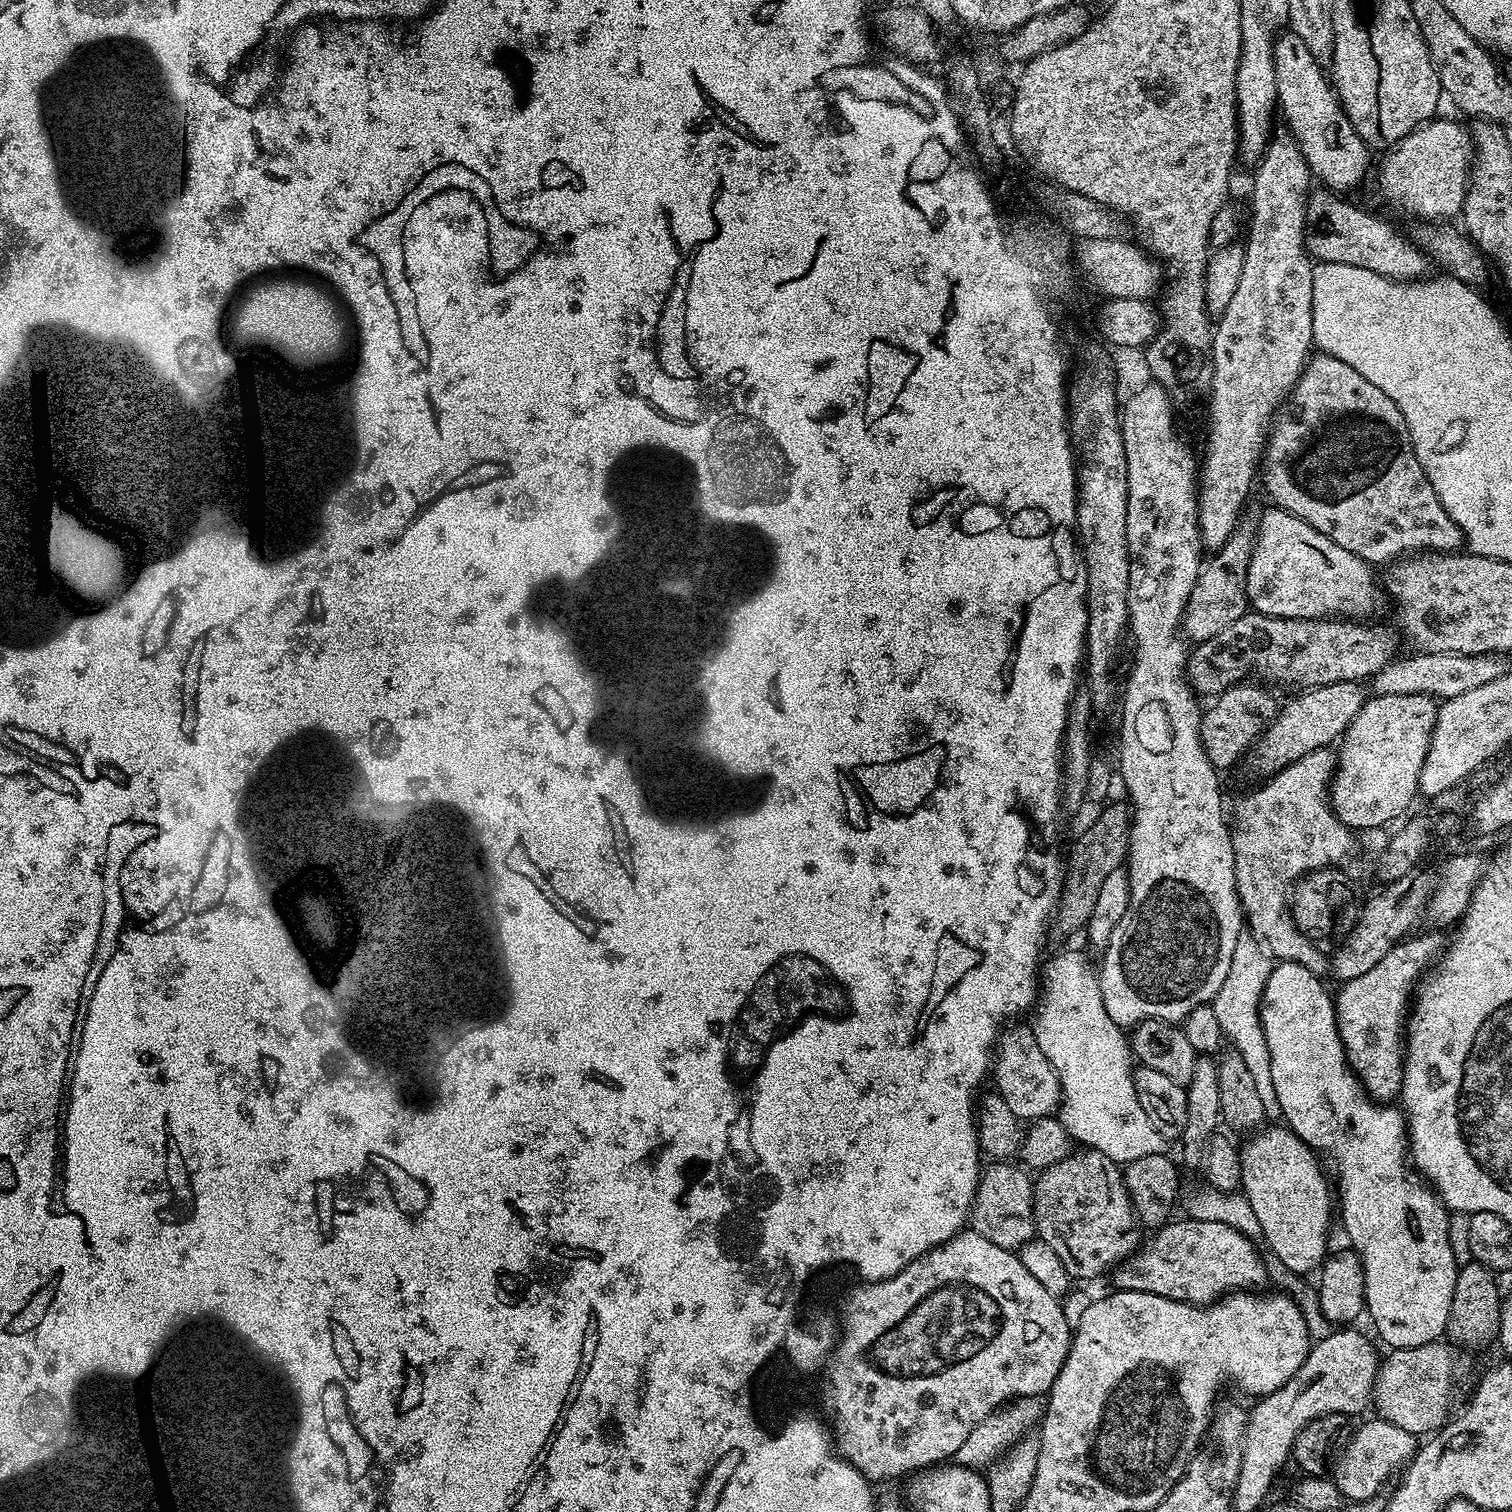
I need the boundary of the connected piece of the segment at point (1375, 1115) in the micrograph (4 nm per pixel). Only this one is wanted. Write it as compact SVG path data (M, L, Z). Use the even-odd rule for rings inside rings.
M1279 961L1273 967L1270 978L1264 987L1264 997L1260 1000L1260 1021L1266 1034L1266 1046L1270 1046L1270 1075L1274 1078L1274 1094L1278 1094L1278 1106L1283 1123L1291 1128L1294 1135L1302 1138L1312 1147L1313 1152L1323 1154L1332 1163L1332 1168L1336 1171L1334 1184L1338 1189L1338 1216L1344 1219L1344 1232L1348 1235L1351 1251L1357 1253L1360 1263L1364 1266L1364 1306L1367 1315L1372 1315L1372 1320L1376 1323L1376 1332L1388 1343L1389 1349L1409 1348L1410 1346L1422 1346L1435 1340L1440 1340L1446 1333L1446 1322L1450 1318L1450 1302L1454 1302L1454 1282L1458 1267L1454 1258L1454 1253L1450 1248L1450 1226L1449 1209L1445 1208L1439 1196L1426 1183L1423 1176L1416 1171L1415 1167L1410 1166L1410 1137L1406 1116L1399 1107L1391 1108L1393 1105L1388 1102L1377 1102L1368 1095L1364 1085L1360 1083L1356 1073L1348 1066L1344 1043L1340 1037L1340 1031L1336 1025L1336 1006L1333 993L1324 989L1324 984L1317 973L1306 970L1298 962Z

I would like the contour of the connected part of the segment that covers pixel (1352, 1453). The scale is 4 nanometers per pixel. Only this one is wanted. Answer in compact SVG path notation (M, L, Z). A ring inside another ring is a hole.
M1373 1418L1366 1421L1361 1428L1359 1425L1334 1465L1334 1479L1341 1497L1348 1502L1377 1499L1384 1483L1407 1465L1416 1455L1417 1447L1417 1437L1411 1436L1399 1426L1394 1426L1394 1422L1389 1420Z

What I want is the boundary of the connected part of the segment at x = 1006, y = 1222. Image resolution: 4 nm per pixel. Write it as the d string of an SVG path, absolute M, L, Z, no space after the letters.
M994 1162L987 1165L981 1173L979 1186L976 1188L972 1210L969 1213L971 1229L982 1234L984 1238L1003 1249L1015 1251L1027 1244L1035 1237L1035 1224L1032 1218L1033 1212L1033 1187L1031 1175L1028 1176L1022 1169L1014 1166L1012 1162Z

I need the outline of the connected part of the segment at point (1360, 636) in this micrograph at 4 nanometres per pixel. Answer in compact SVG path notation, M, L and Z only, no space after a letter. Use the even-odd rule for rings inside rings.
M1250 610L1230 622L1217 636L1199 641L1191 649L1186 675L1197 693L1206 692L1210 696L1243 681L1250 672L1266 676L1269 685L1297 684L1300 690L1343 680L1358 682L1397 659L1399 653L1397 629L1372 623L1376 622L1357 622L1352 618L1287 619Z

